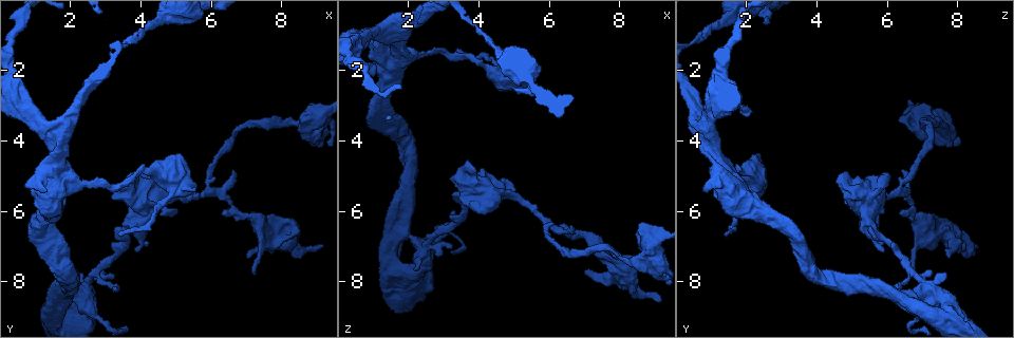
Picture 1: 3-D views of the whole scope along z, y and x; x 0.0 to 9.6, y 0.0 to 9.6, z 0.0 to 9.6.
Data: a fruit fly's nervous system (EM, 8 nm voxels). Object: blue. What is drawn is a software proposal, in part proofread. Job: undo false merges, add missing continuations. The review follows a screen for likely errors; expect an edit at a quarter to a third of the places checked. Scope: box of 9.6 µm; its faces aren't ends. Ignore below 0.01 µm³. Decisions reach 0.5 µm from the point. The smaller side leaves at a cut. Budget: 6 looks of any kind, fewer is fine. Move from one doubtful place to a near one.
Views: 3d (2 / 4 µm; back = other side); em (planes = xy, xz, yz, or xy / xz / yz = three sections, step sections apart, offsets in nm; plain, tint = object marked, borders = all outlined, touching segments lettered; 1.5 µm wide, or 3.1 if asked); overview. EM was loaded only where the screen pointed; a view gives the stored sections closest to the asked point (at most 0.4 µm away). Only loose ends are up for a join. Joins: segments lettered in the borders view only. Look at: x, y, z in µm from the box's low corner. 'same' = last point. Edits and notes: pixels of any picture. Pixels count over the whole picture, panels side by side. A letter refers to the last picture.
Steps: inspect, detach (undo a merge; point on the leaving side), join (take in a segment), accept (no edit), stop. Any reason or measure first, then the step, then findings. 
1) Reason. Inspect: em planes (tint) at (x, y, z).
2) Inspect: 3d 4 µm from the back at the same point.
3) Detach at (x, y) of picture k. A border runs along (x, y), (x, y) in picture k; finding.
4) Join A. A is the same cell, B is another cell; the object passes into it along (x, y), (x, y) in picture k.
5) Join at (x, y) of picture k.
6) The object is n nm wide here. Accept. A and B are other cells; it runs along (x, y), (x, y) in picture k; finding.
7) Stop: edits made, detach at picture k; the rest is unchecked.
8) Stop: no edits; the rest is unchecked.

Sudden change in width. Inspect: em planes (plain) at (3.90, 1.05, 0.80).

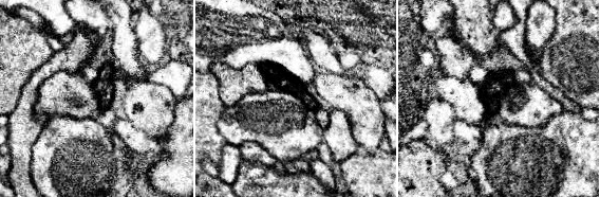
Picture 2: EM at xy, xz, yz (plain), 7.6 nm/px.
Where the object lies. Inspect: em planes (tint) at the same point.

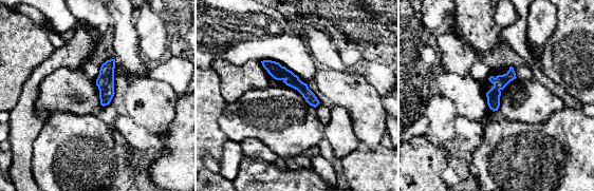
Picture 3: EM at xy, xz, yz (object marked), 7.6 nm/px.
Inspect: em planes (borders) at the same point.

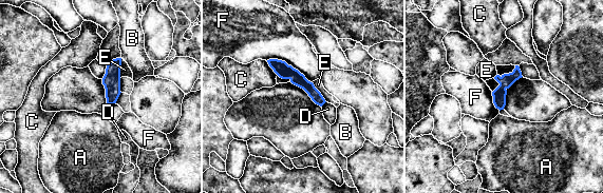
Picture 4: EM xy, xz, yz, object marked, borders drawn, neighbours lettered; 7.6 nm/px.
Accept. A, B, C, D, E and F are other cells; it runs along (271, 61), (299, 79), (321, 101) in picture 4; continuous, no second cell.

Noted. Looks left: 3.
Four or more arms meet. Inspect: 3d 4 µm at (5.90, 5.45, 6.35).

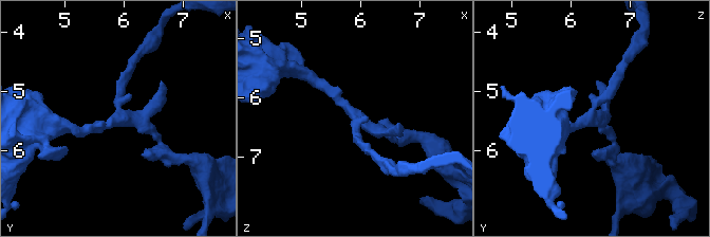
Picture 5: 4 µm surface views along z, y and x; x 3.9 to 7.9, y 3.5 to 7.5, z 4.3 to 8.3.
4 arms meet here; now the EM. Inspect: em planes (borders) at (5.90, 5.45, 6.30).

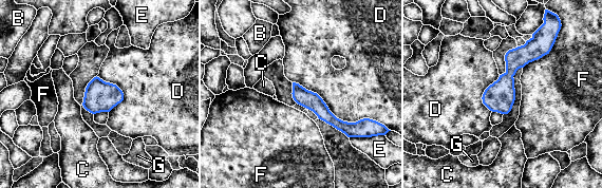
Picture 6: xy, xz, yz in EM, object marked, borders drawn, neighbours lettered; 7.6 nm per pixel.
The longest contact is with D, 650 nm. Accept. B, C, D, E, F and G are other cells; a border runs along (293, 81), (343, 120), (368, 118) in picture 6; one cell here.

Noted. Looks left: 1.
Stop: no edits; the rest is unchecked.

